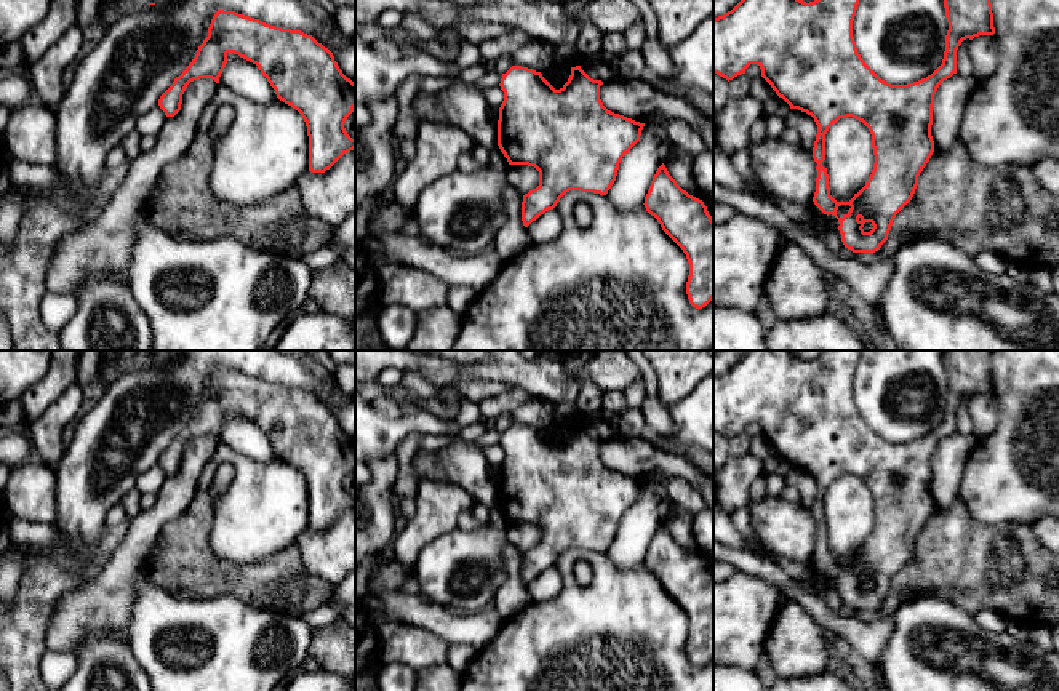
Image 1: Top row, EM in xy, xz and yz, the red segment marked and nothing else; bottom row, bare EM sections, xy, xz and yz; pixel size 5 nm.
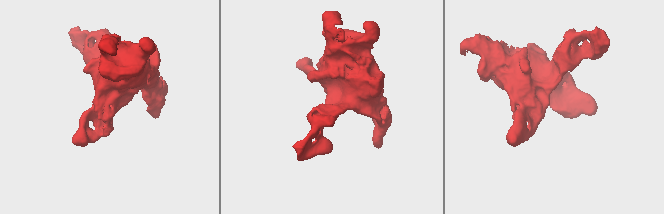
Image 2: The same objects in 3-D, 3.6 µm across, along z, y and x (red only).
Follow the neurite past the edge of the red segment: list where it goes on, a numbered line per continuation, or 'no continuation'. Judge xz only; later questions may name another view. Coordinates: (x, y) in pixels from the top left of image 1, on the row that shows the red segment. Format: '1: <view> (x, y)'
no continuation

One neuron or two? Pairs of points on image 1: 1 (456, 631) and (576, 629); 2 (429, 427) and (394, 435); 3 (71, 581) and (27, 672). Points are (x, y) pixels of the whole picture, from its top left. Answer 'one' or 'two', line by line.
1: two
2: one
3: one

